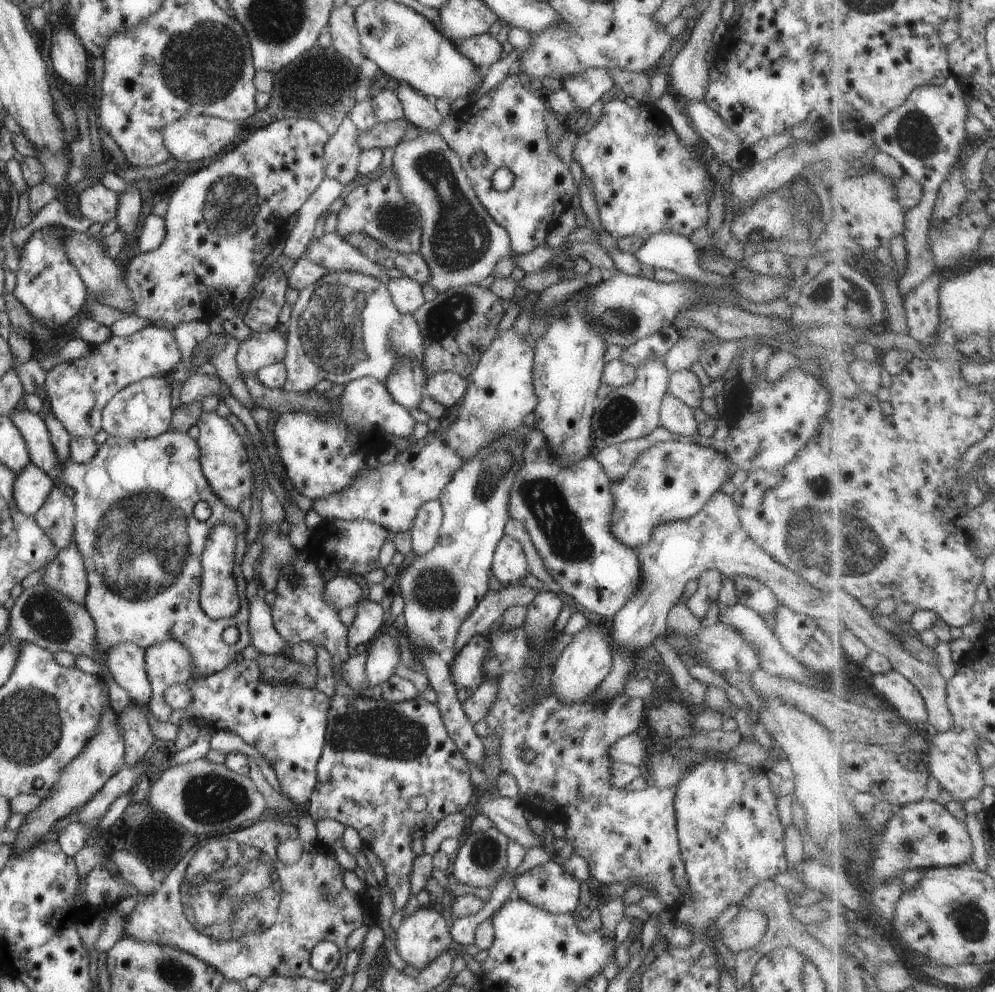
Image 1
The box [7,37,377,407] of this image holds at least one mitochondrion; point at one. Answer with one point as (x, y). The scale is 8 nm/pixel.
(231, 208)

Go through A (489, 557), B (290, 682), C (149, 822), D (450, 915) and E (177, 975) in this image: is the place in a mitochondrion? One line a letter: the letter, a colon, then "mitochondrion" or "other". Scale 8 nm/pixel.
A: other
B: other
C: other
D: other
E: mitochondrion

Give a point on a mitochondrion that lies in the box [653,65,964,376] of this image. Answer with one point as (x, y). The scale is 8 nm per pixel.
(914, 134)

